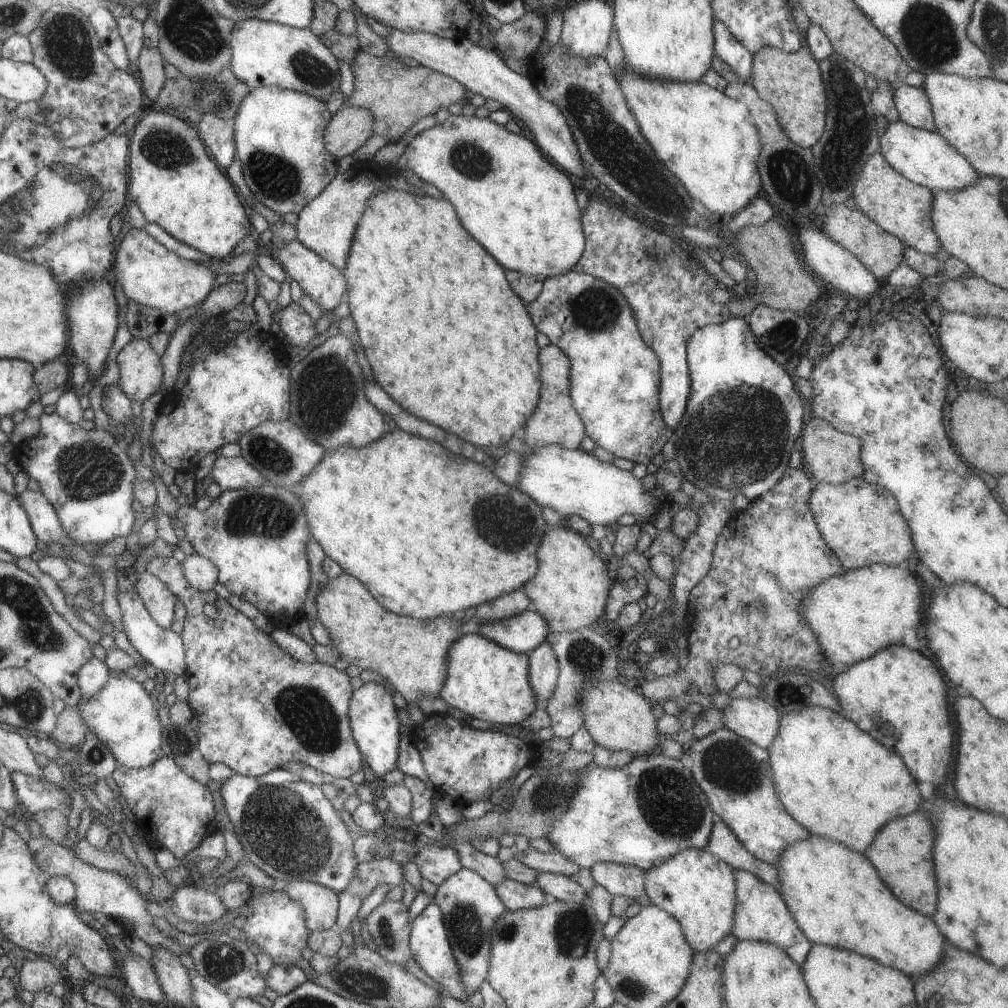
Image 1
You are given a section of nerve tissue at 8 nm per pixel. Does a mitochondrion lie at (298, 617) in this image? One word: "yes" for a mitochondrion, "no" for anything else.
no

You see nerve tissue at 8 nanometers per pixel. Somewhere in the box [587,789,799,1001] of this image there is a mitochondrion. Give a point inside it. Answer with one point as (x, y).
(744, 975)

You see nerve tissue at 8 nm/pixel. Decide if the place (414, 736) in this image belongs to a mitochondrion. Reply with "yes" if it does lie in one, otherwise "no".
no

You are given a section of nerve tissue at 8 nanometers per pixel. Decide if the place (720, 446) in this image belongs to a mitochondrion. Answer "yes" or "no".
yes

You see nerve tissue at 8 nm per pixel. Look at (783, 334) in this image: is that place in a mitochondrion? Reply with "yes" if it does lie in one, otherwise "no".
yes

